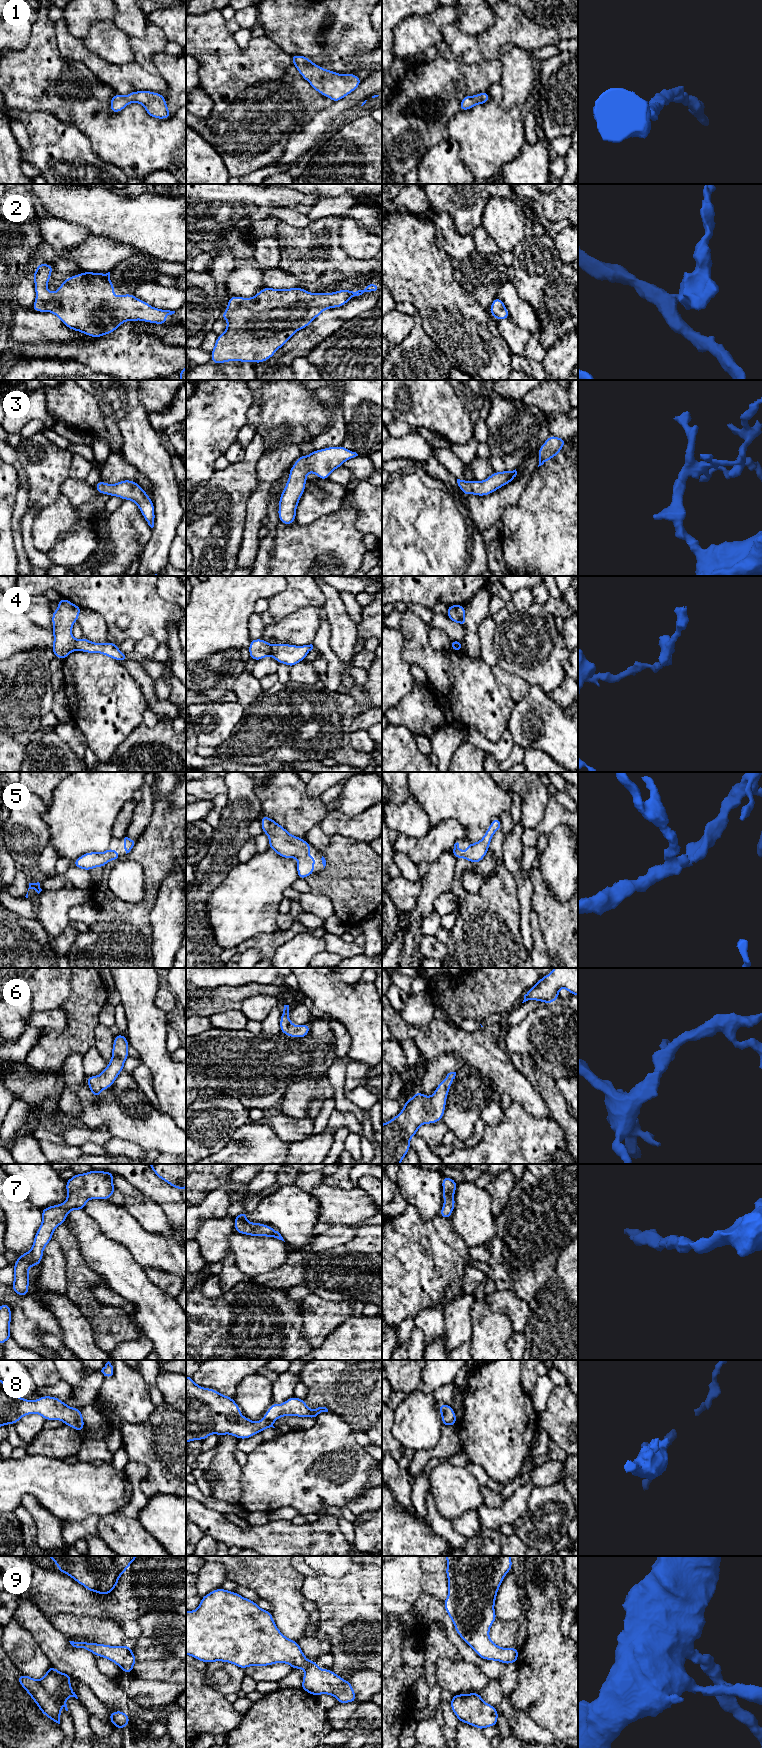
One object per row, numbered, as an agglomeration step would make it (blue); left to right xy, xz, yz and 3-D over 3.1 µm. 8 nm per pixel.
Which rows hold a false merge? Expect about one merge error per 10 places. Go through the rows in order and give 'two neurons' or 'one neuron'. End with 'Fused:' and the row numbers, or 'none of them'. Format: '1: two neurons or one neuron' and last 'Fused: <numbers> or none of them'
1: one neuron
2: one neuron
3: one neuron
4: two neurons
5: one neuron
6: one neuron
7: one neuron
8: one neuron
9: one neuron
Fused: 4

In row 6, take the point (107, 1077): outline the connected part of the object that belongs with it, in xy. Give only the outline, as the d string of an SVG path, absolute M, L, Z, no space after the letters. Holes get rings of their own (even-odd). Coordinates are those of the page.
M119 1034L114 1037L112 1058L107 1067L96 1077L88 1076L87 1084L94 1097L100 1096L103 1089L108 1089L124 1070L124 1062L129 1057L128 1041L125 1035Z

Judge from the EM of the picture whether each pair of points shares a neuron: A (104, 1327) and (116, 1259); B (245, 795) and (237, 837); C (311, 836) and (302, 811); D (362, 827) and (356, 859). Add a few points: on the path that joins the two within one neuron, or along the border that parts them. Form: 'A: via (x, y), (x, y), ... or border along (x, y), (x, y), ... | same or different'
A: border along (88, 1267), (98, 1274), (105, 1283) | different
B: via (243, 805), (237, 815), (237, 827) | same
C: border along (318, 824), (314, 825), (303, 838) | different
D: border along (336, 834), (368, 843) | different

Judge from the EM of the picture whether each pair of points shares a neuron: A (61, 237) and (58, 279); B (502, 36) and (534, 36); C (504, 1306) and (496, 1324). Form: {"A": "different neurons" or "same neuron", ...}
{"A": "same neuron", "B": "same neuron", "C": "different neurons"}

